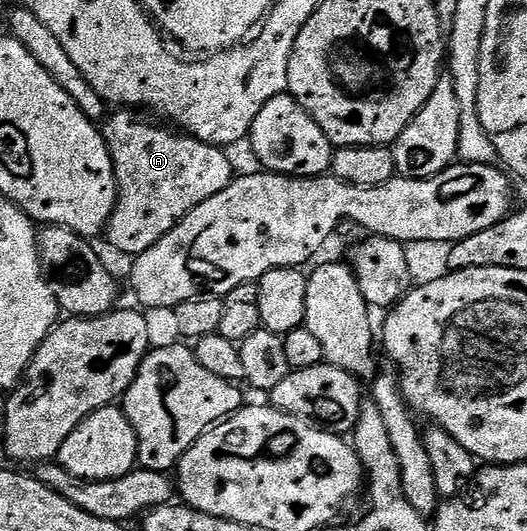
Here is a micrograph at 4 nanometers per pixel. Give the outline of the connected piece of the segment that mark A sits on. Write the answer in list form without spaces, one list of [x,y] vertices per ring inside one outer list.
[[[128,108],[117,109],[117,114],[109,113],[102,126],[102,133],[110,160],[116,173],[116,207],[108,221],[106,239],[116,250],[135,256],[146,252],[146,248],[154,248],[166,232],[170,232],[184,217],[202,200],[210,200],[210,196],[218,196],[222,188],[232,183],[234,171],[232,162],[225,151],[218,146],[212,146],[207,140],[193,138],[183,132],[171,134],[160,126],[151,126],[139,118],[139,113]]]

